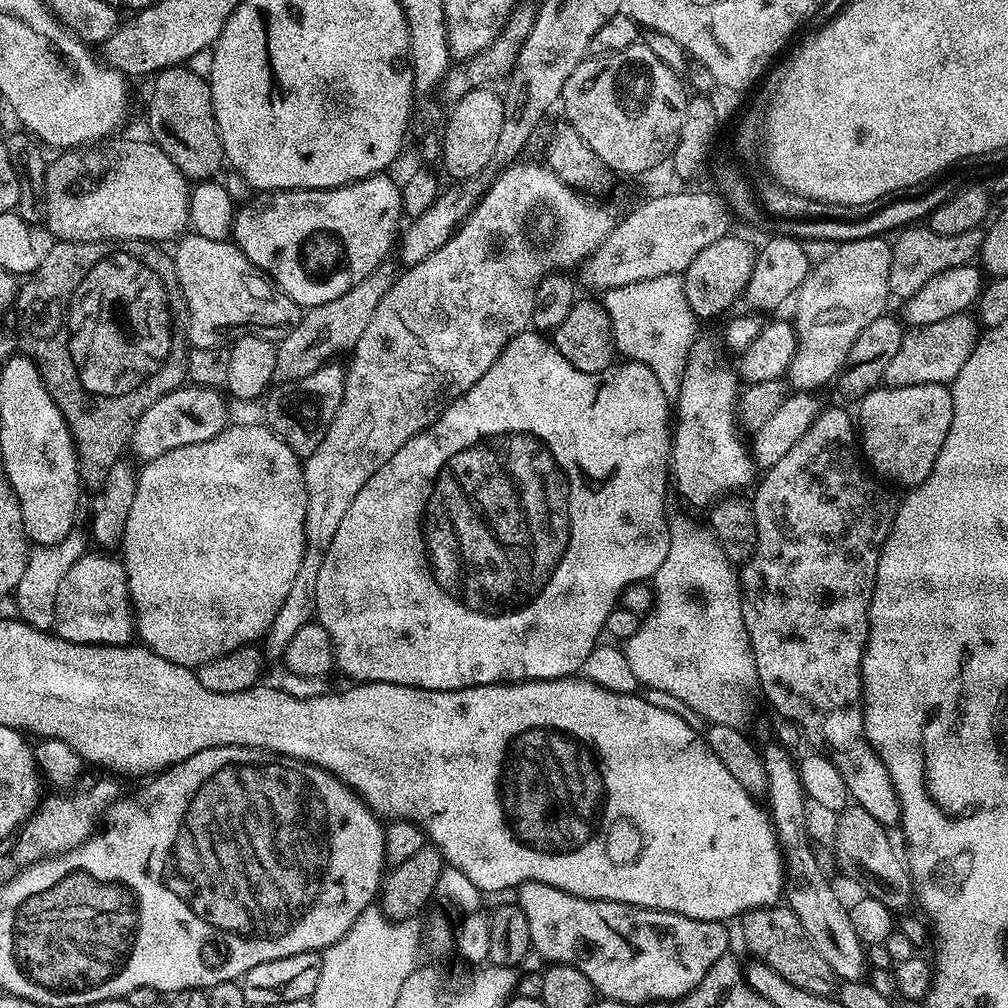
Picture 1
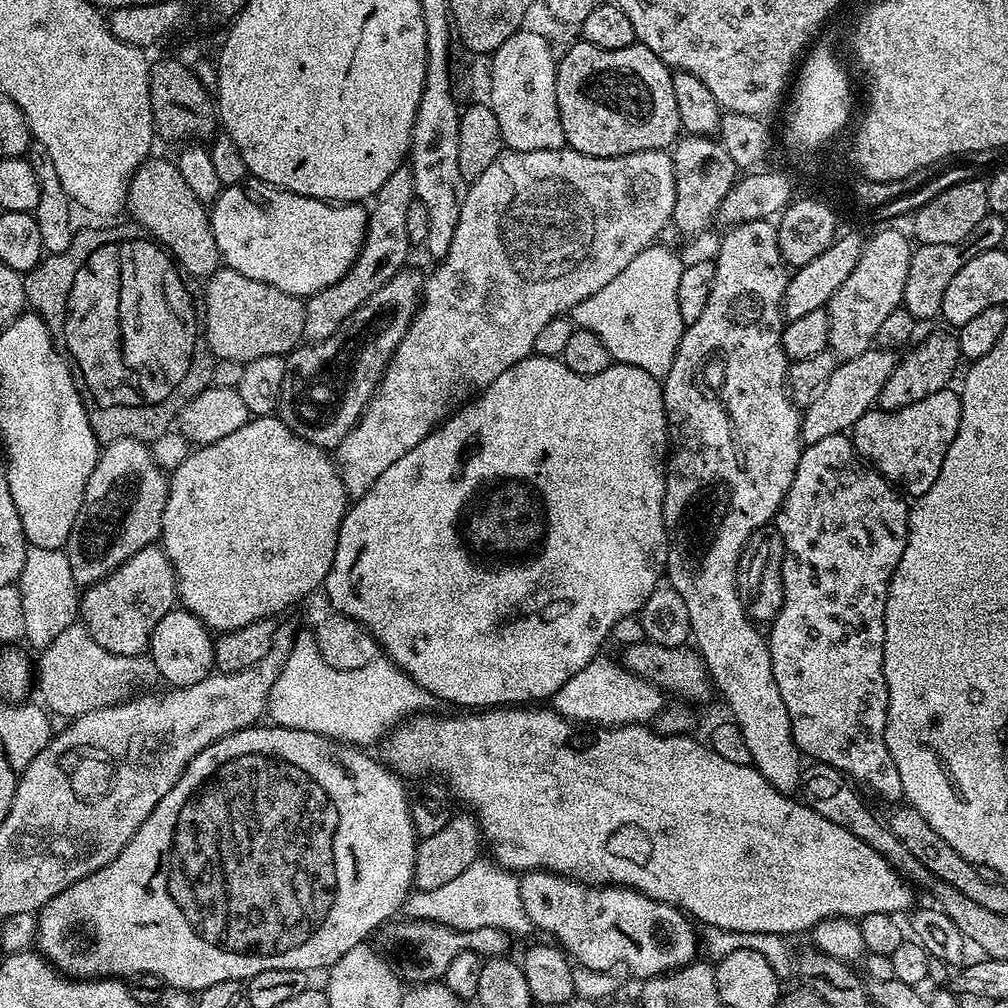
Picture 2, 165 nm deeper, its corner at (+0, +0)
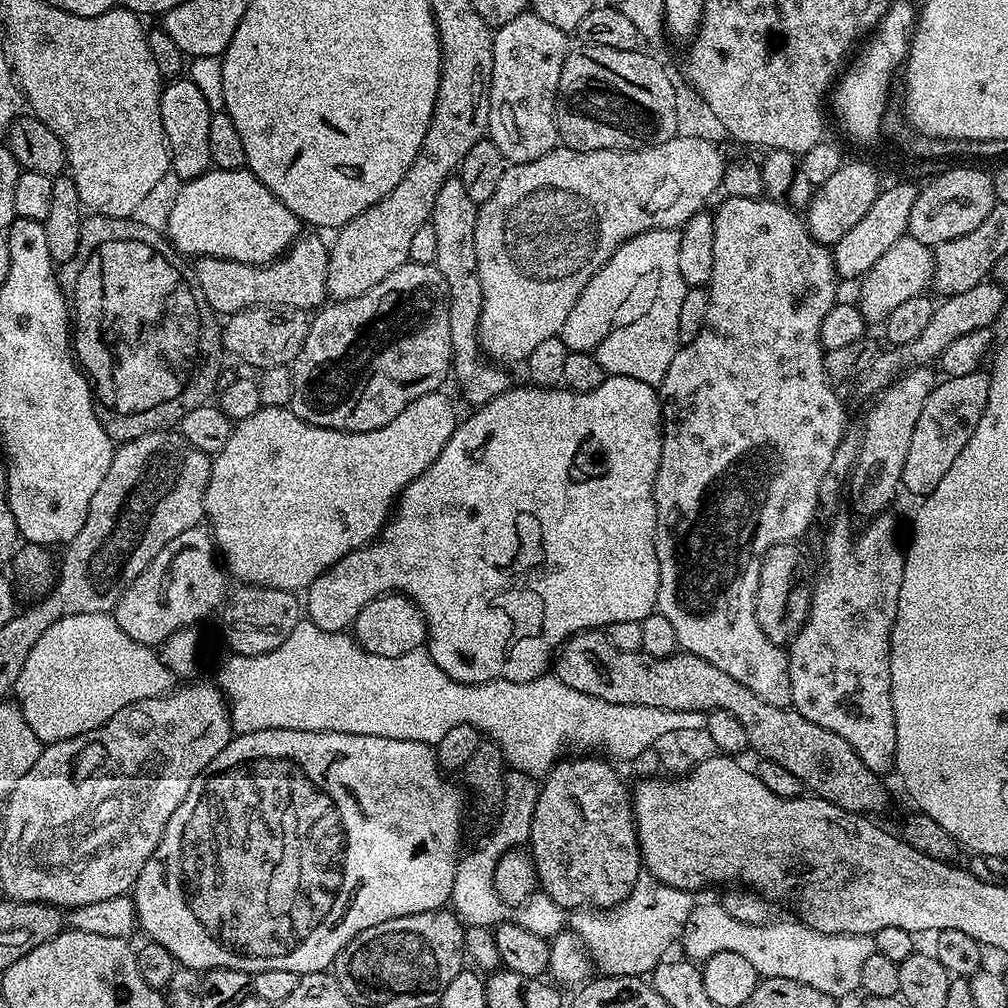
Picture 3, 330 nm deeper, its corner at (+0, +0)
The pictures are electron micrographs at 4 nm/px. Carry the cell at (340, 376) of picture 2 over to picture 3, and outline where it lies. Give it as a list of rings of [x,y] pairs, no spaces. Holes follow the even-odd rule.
[[[403,264],[366,294],[329,303],[311,317],[306,342],[290,365],[294,378],[291,410],[307,424],[330,430],[378,430],[386,422],[394,422],[410,402],[437,391],[447,376],[449,379],[454,368],[451,333],[446,278],[435,264]]]

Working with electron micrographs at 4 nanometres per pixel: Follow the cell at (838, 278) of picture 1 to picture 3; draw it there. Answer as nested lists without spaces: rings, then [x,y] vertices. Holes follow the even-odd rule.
[[[903,236],[874,262],[874,266],[869,272],[864,273],[860,280],[860,301],[859,310],[863,314],[865,321],[883,322],[902,302],[907,302],[909,298],[921,295],[925,291],[924,287],[932,284],[932,275],[936,257],[933,249],[927,244],[918,242],[918,238],[913,236]]]

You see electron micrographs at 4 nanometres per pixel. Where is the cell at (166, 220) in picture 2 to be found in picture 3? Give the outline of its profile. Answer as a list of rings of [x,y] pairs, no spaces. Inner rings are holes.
[[[304,234],[292,243],[279,260],[263,266],[234,262],[221,256],[199,257],[194,264],[194,280],[212,311],[224,318],[257,306],[316,310],[328,296],[329,251],[327,243],[323,244],[316,236]]]

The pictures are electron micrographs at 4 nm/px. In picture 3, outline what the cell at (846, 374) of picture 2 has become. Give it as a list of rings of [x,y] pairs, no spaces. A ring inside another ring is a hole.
[[[985,282],[978,286],[970,286],[970,290],[962,290],[962,294],[945,296],[937,303],[934,310],[934,318],[926,325],[922,334],[914,338],[914,342],[889,347],[889,352],[881,351],[874,358],[874,362],[868,367],[858,388],[861,388],[869,398],[875,397],[884,391],[897,376],[905,371],[906,366],[928,366],[939,361],[942,350],[951,346],[957,338],[970,334],[970,330],[982,330],[992,328],[995,320],[999,318],[1000,311],[1004,308],[1005,289],[995,282]]]

